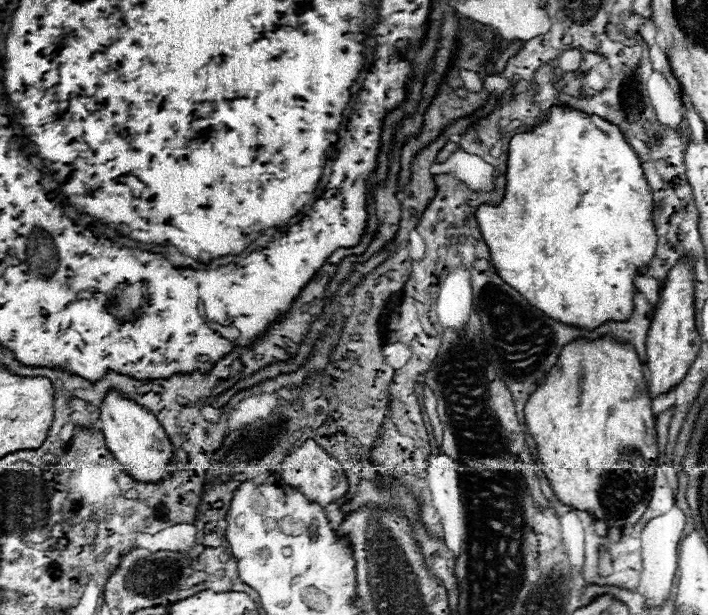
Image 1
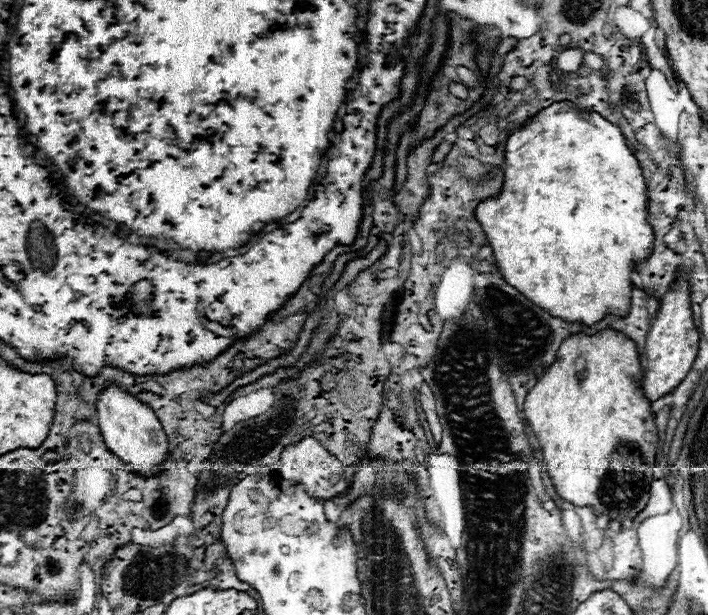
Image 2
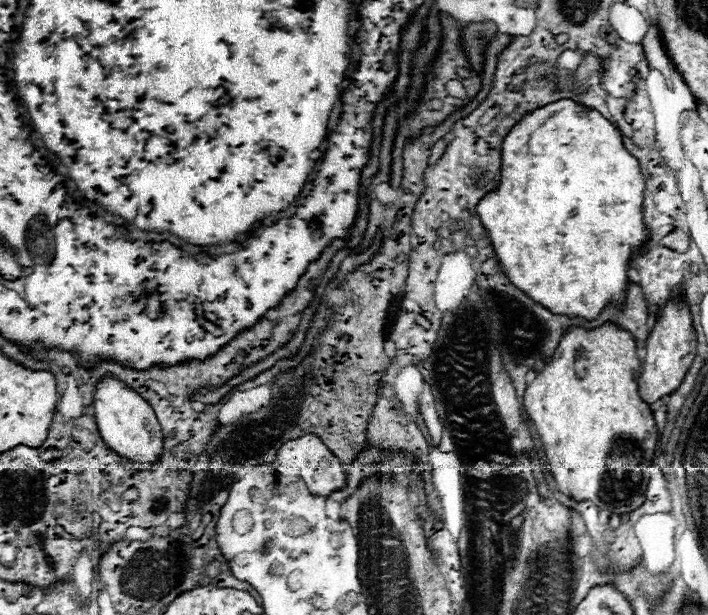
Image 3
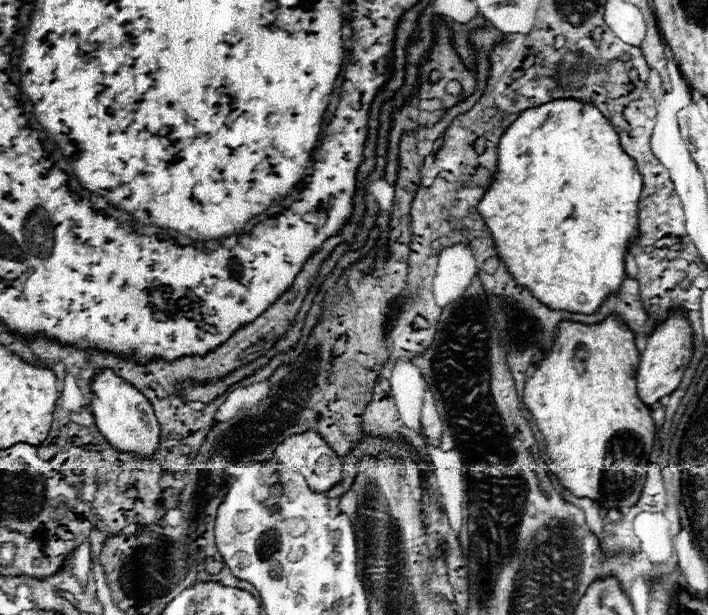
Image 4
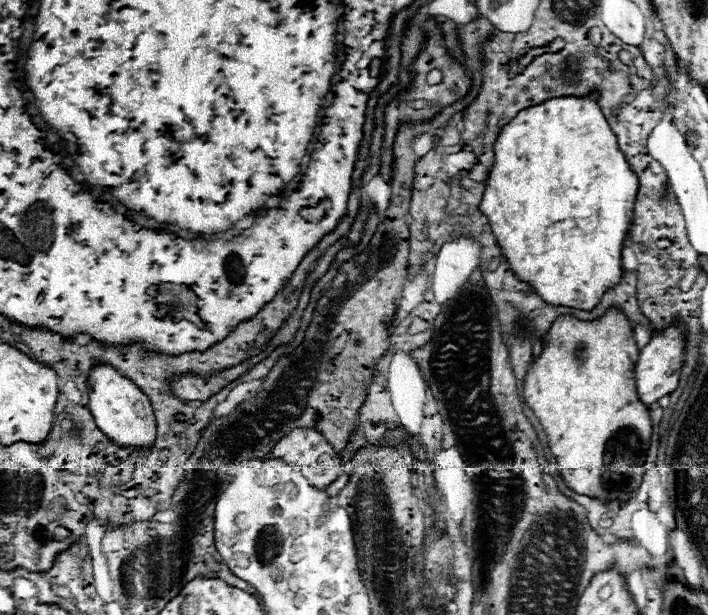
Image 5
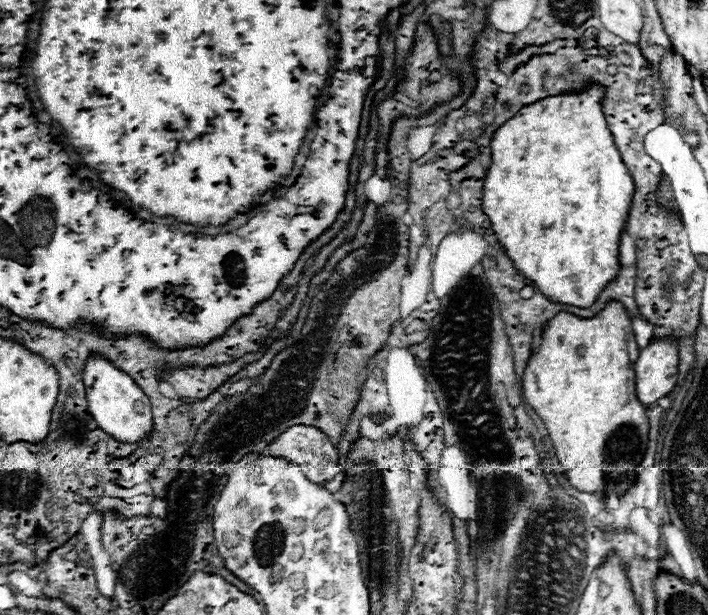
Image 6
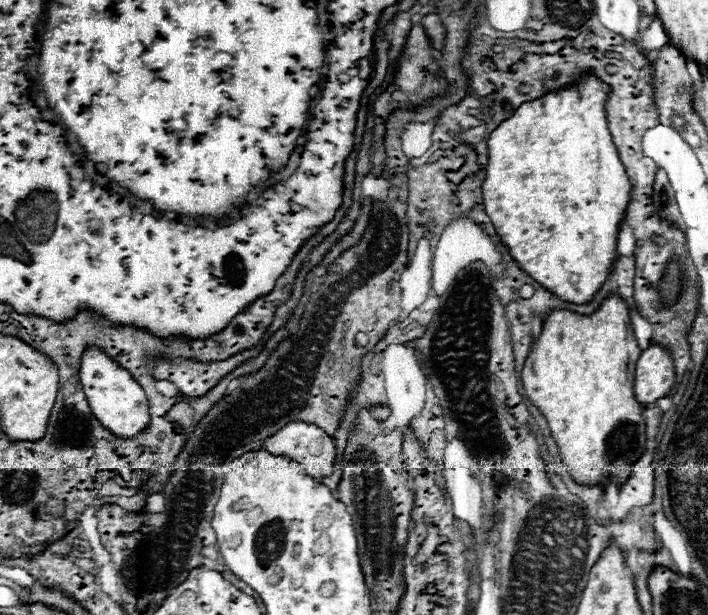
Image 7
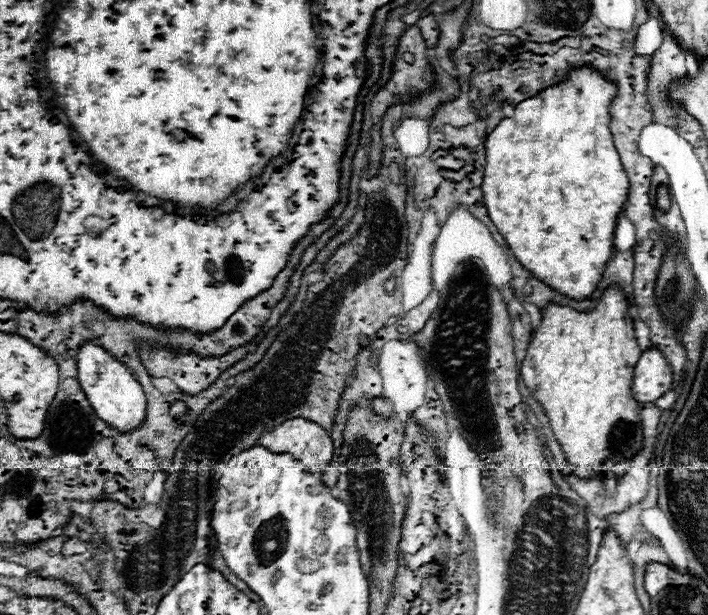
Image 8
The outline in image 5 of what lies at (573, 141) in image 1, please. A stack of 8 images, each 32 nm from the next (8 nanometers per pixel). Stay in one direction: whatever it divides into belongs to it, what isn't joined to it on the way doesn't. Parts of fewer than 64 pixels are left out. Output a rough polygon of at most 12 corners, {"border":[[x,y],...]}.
{"border":[[600,92],[516,114],[480,212],[548,304],[622,274],[638,178]]}

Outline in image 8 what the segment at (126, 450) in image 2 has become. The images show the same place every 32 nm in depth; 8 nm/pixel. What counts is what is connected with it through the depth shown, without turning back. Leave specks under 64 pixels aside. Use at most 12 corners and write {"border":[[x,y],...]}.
{"border":[[92,340],[78,348],[78,382],[98,418],[120,432],[144,420],[132,372]]}

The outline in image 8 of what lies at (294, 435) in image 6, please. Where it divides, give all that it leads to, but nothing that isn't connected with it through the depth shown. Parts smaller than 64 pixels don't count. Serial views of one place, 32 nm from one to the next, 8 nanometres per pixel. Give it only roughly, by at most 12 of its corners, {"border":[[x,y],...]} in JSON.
{"border":[[306,418],[264,430],[258,444],[310,472],[332,460],[328,432]]}

